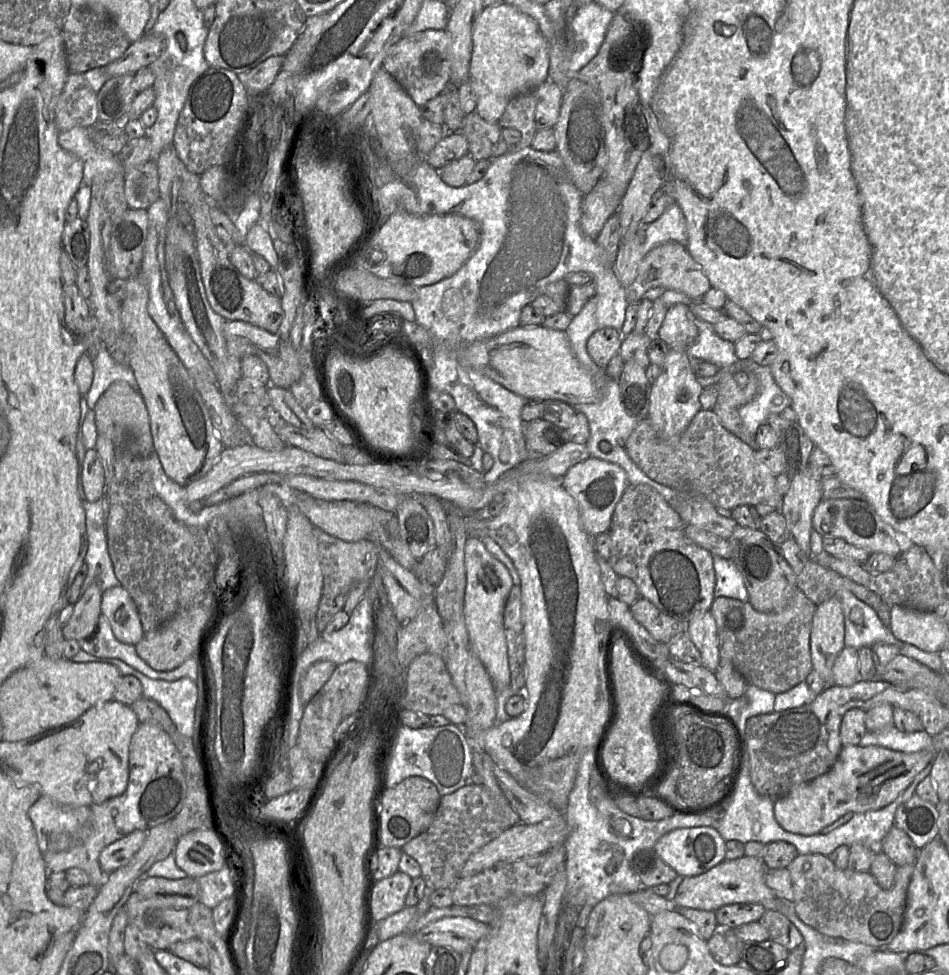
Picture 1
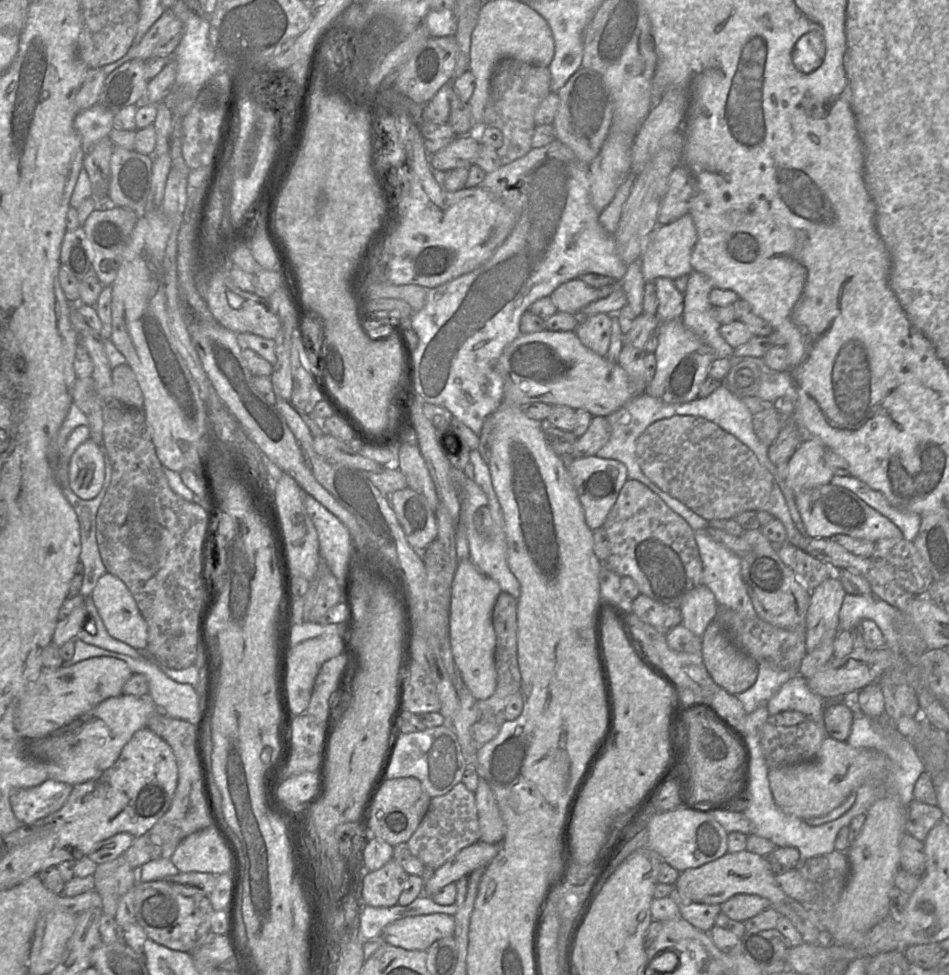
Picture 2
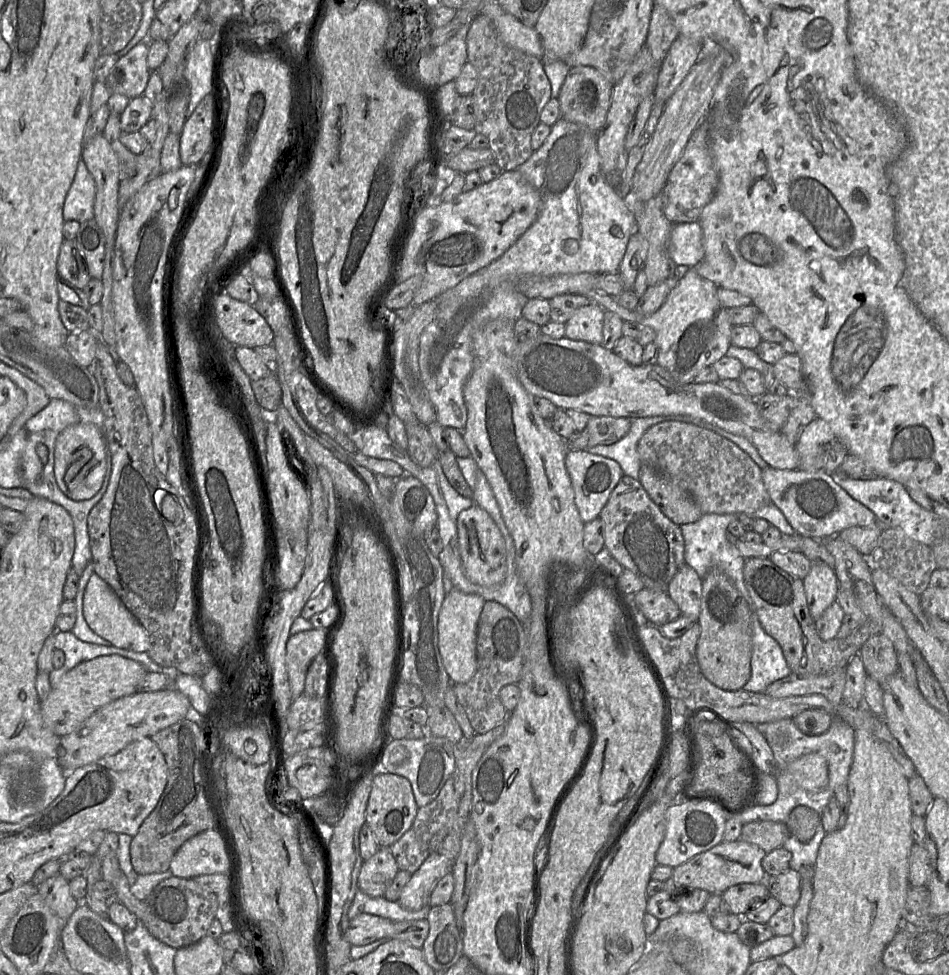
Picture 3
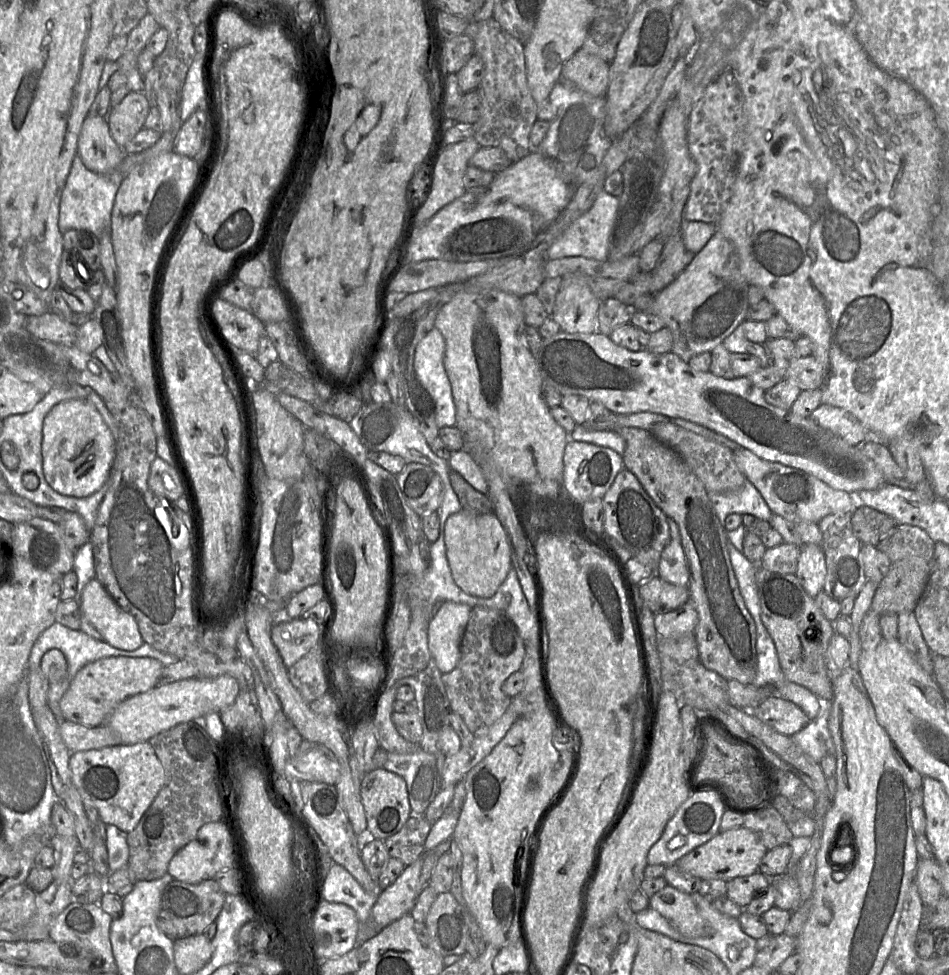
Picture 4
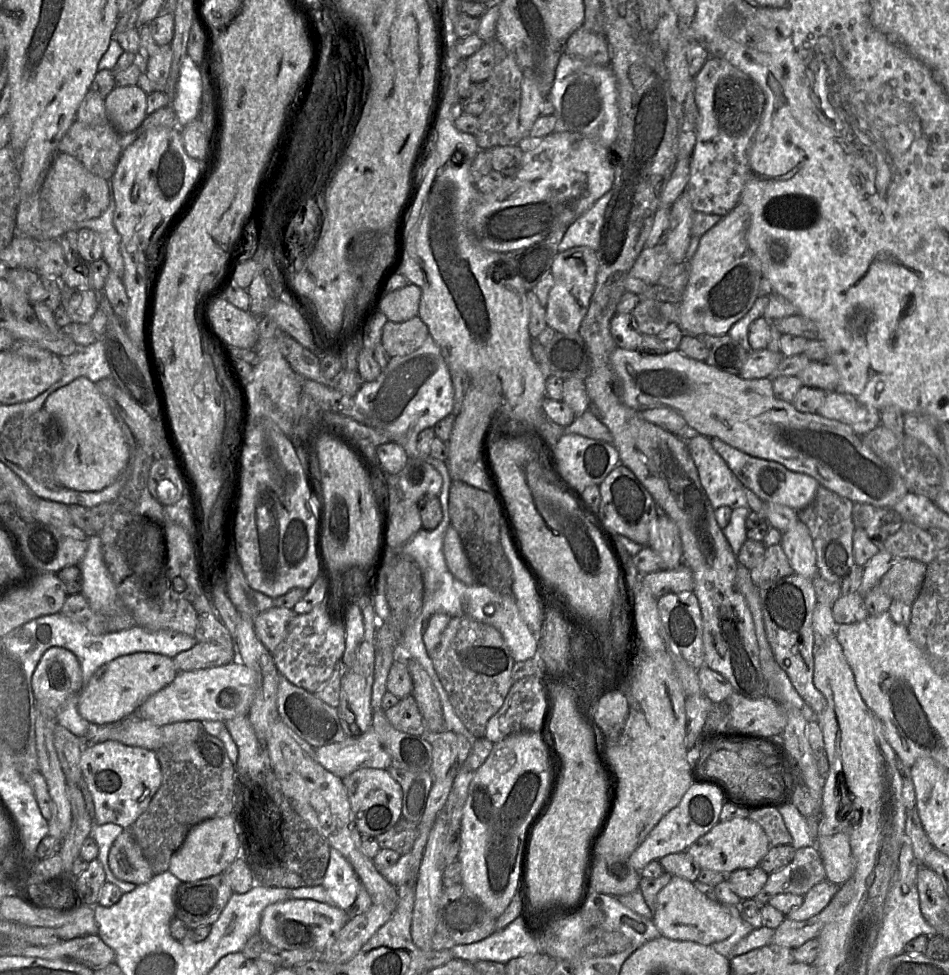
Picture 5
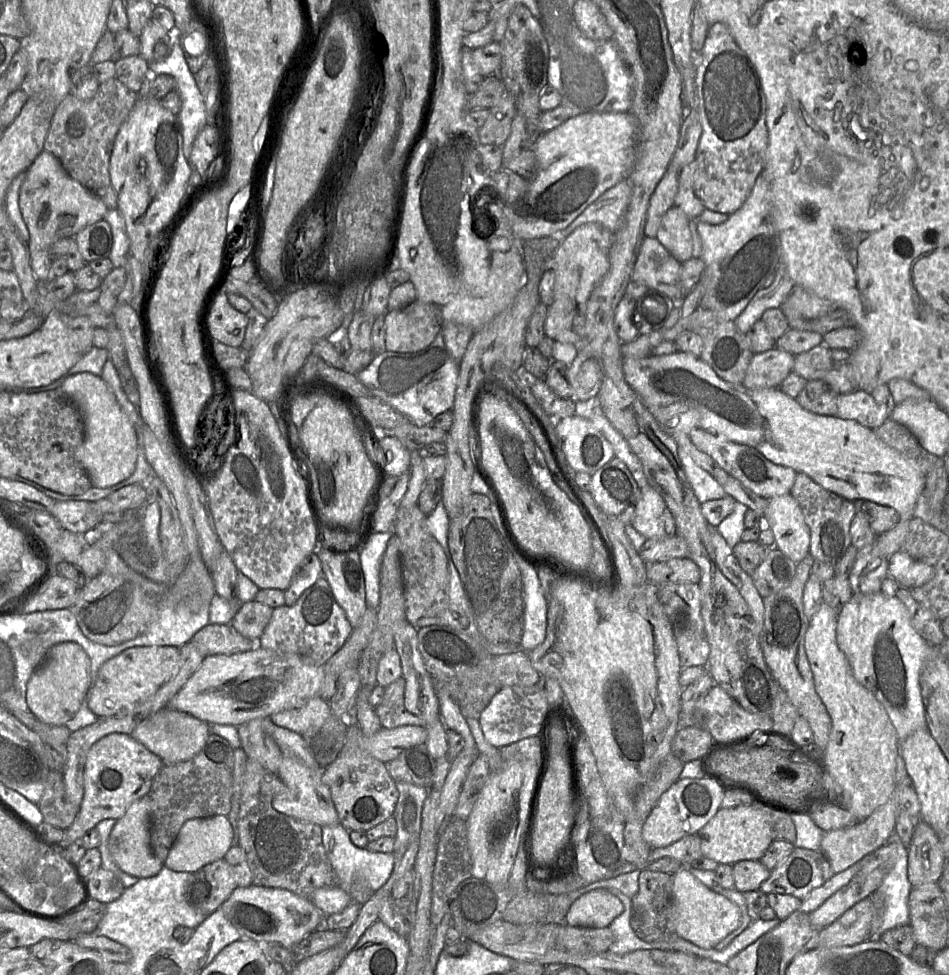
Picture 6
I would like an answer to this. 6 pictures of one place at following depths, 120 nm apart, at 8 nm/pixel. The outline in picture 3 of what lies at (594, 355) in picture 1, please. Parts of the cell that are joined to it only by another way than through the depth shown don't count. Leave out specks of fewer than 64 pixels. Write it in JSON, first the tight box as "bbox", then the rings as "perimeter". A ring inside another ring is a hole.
{"bbox":[565,302,604,344],"perimeter":[[[591,302],[575,311],[565,322],[565,336],[572,340],[581,340],[601,344],[603,340],[604,309]]]}

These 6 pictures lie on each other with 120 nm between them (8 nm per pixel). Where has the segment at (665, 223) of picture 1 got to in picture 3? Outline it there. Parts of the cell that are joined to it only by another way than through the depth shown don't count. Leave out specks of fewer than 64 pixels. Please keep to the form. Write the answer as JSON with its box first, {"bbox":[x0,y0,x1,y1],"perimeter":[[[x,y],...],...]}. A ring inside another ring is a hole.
{"bbox":[668,222,704,266],"perimeter":[[[698,222],[674,224],[668,254],[676,266],[696,266],[704,257],[703,232]]]}

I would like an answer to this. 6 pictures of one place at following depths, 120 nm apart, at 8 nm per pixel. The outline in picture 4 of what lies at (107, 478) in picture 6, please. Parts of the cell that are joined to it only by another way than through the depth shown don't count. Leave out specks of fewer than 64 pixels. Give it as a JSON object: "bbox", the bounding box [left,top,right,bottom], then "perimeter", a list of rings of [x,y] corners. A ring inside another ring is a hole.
{"bbox":[42,399,115,497],"perimeter":[[[87,399],[59,402],[44,418],[42,430],[43,472],[58,493],[87,497],[109,477],[115,459],[115,439],[97,408]]]}

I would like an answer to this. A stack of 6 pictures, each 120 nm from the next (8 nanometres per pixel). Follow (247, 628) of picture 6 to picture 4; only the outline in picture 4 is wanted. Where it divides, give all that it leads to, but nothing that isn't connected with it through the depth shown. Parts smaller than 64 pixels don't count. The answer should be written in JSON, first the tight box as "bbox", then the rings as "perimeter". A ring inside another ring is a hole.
{"bbox":[271,618,322,668],"perimeter":[[[306,618],[278,620],[271,630],[271,639],[287,668],[293,666],[317,644],[322,627]]]}

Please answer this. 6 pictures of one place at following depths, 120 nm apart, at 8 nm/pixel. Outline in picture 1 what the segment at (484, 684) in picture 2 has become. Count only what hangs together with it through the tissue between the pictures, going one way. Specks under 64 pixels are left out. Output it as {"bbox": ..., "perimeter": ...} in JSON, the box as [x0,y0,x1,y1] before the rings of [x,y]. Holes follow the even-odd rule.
{"bbox":[464,537,514,695],"perimeter":[[[468,537],[464,552],[466,570],[465,624],[472,649],[487,669],[497,695],[497,691],[502,691],[510,686],[504,609],[514,584],[507,567],[486,549],[482,539]]]}

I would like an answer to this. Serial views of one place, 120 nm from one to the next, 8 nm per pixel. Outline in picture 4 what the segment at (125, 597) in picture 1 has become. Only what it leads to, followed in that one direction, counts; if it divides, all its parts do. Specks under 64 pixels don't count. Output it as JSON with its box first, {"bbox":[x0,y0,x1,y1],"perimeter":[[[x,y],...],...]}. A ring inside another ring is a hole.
{"bbox":[81,579,145,650],"perimeter":[[[98,579],[84,588],[81,612],[103,636],[103,640],[121,650],[138,649],[145,641],[135,618],[110,595]]]}

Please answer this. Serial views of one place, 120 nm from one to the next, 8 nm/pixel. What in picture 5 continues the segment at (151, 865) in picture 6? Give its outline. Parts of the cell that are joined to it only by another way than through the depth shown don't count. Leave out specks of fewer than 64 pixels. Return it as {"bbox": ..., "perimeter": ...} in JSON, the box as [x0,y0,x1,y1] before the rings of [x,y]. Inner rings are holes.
{"bbox":[108,829,155,885],"perimeter":[[[130,829],[118,835],[108,861],[116,878],[135,885],[147,883],[155,875]]]}

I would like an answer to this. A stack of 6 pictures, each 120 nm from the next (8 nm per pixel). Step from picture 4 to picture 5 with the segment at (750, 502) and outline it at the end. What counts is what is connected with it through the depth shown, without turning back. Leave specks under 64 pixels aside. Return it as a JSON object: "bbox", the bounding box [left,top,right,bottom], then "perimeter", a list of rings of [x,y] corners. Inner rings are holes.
{"bbox":[685,435,748,509],"perimeter":[[[703,435],[685,441],[686,447],[698,470],[699,480],[705,489],[714,509],[729,506],[731,509],[748,507],[746,487],[735,476],[724,459],[712,447],[710,438]]]}

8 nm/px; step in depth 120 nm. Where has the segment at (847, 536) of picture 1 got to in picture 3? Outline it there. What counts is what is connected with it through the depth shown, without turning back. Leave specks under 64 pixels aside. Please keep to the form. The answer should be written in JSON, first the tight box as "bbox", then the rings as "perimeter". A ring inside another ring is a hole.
{"bbox":[762,466,878,539],"perimeter":[[[768,466],[762,469],[762,479],[771,502],[782,511],[795,533],[801,536],[814,539],[829,538],[853,526],[865,527],[878,523],[873,512],[859,501],[853,499],[835,482],[832,475],[799,469],[779,470]]]}

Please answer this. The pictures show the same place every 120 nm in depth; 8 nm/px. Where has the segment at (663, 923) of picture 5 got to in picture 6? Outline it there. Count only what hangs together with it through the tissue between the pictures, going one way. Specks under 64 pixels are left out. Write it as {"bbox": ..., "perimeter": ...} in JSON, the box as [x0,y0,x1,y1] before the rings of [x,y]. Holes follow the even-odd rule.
{"bbox":[669,867,740,949],"perimeter":[[[682,867],[673,876],[669,930],[698,947],[713,949],[738,927],[740,911],[729,899],[696,880],[688,868]]]}

